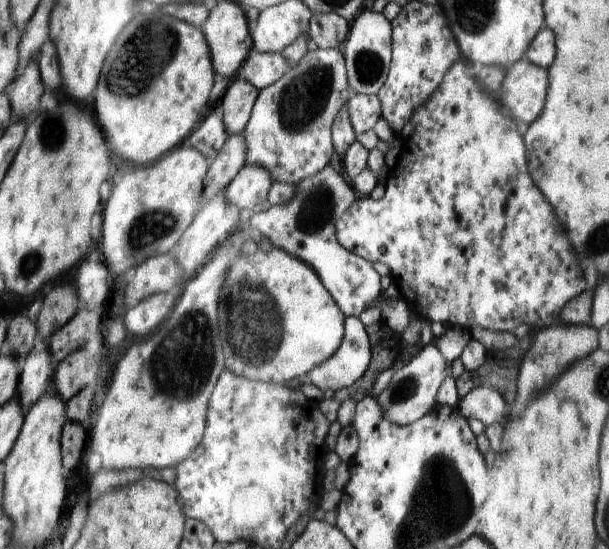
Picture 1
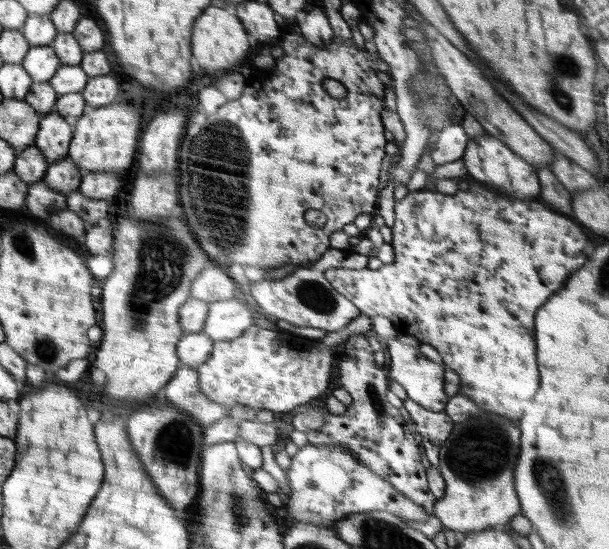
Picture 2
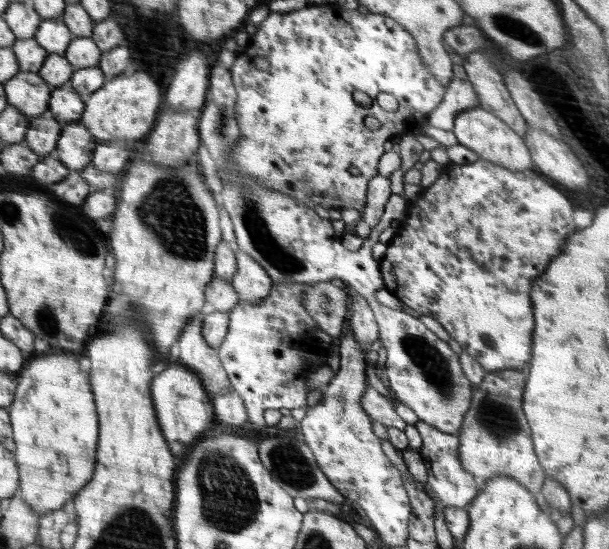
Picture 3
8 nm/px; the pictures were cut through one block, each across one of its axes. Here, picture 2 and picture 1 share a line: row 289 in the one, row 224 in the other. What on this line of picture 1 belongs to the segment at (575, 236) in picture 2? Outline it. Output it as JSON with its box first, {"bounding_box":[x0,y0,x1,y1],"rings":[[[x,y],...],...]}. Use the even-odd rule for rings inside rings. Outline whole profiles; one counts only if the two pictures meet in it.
{"bounding_box":[334,60,586,332],"rings":[[[458,60],[446,72],[441,85],[429,97],[427,102],[417,109],[417,114],[411,120],[414,125],[414,133],[408,134],[403,139],[400,160],[396,160],[394,168],[384,170],[384,180],[381,189],[384,196],[380,200],[369,197],[358,198],[355,202],[335,221],[334,231],[336,241],[348,252],[356,254],[370,263],[381,262],[391,270],[394,284],[398,288],[398,297],[406,302],[412,312],[412,317],[420,320],[438,322],[445,328],[484,328],[489,331],[512,332],[522,324],[528,327],[542,329],[558,321],[562,308],[571,299],[577,298],[586,288],[586,278],[582,274],[582,268],[575,261],[577,252],[573,244],[568,242],[564,230],[560,228],[560,222],[552,210],[552,206],[546,202],[540,188],[532,182],[528,170],[526,170],[526,150],[522,144],[522,136],[516,128],[516,122],[494,108],[494,102],[480,90],[480,84],[468,76],[466,64]]]}

